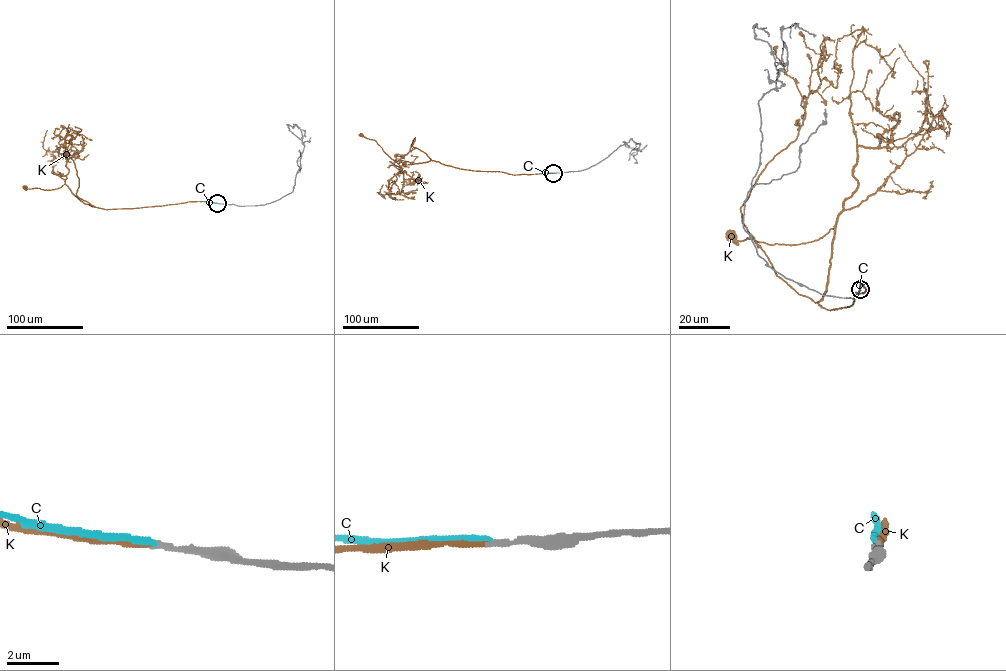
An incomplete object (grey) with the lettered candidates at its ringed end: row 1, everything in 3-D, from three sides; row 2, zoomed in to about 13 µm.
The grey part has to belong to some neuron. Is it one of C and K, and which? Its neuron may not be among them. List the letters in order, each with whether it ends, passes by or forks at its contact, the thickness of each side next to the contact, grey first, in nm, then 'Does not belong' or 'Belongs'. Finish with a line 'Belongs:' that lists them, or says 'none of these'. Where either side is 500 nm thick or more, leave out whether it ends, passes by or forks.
C: It ends there. Thickness 200 nm (grey) against 200 nm. Does not belong
K: It ends there. Thickness 200 nm (grey) against 220 nm. Belongs
Belongs: K

